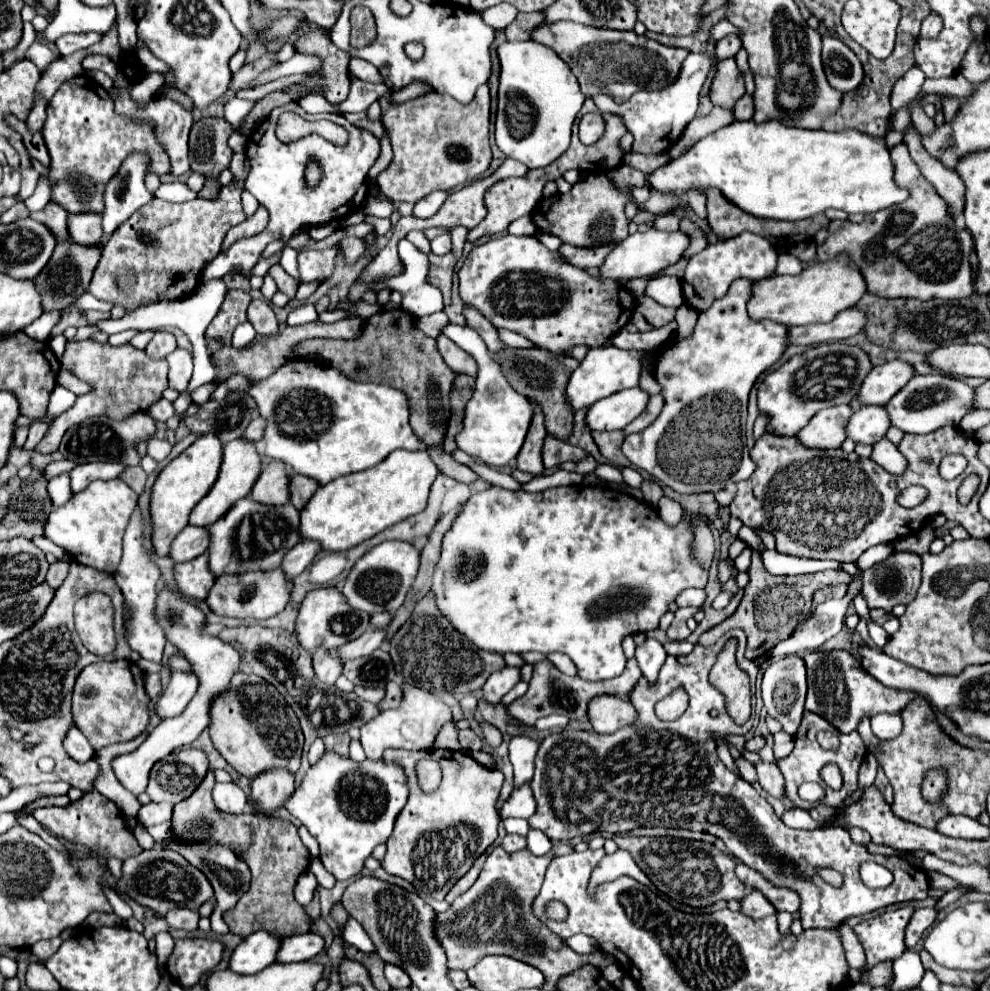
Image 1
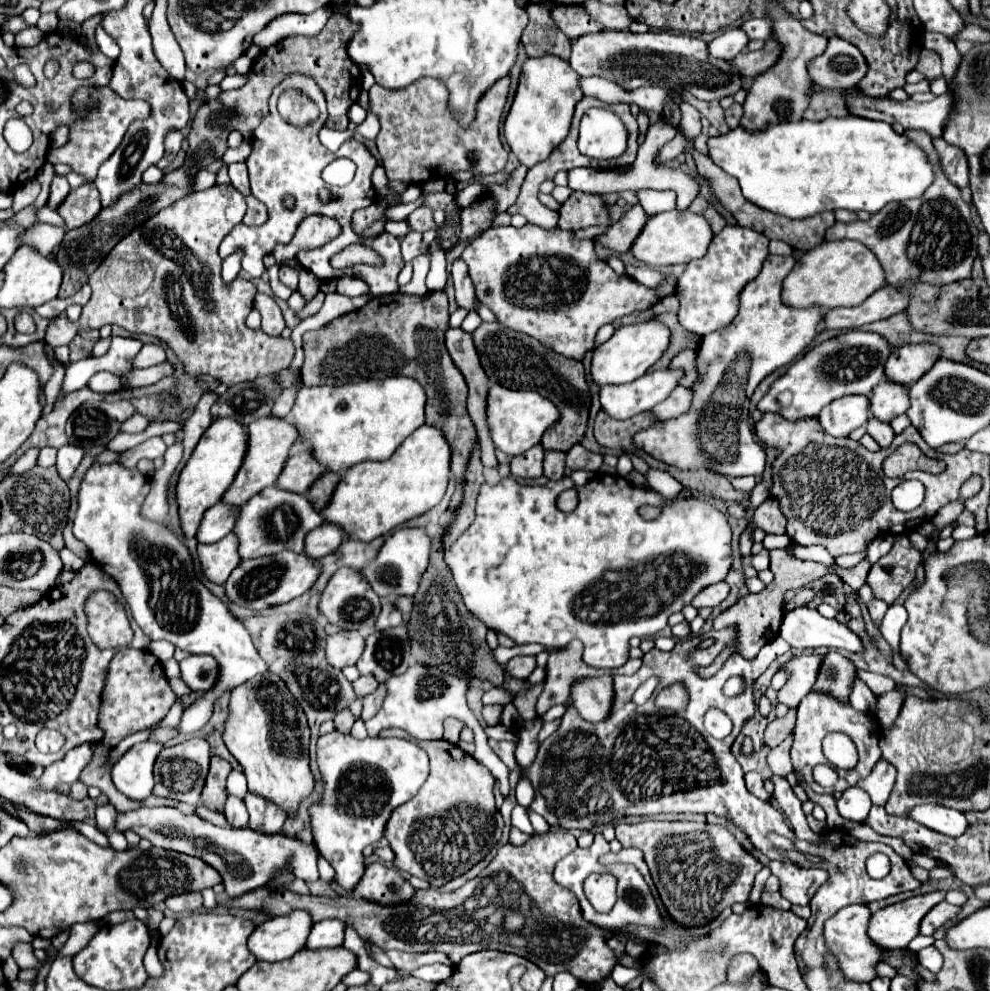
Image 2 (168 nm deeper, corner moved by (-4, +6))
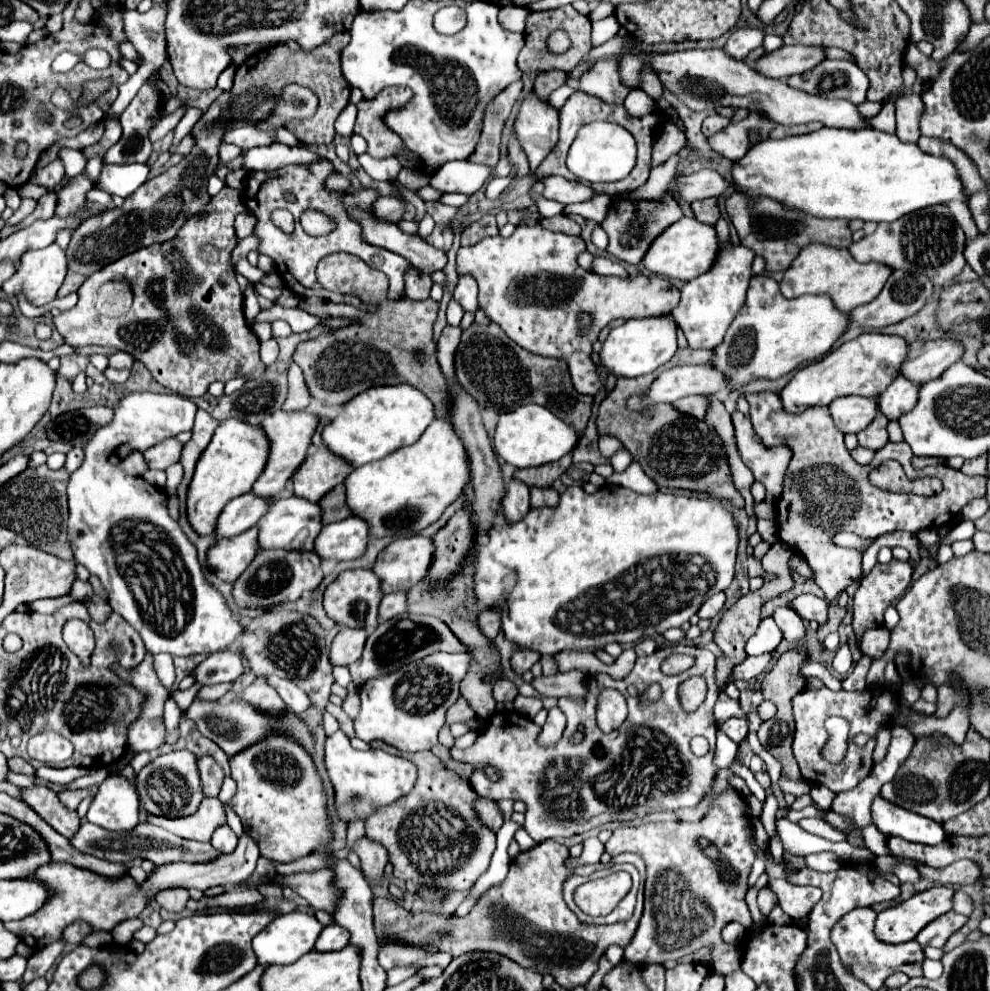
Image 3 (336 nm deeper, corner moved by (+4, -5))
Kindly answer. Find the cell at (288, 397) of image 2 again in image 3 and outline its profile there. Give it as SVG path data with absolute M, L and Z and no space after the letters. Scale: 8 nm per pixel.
M293 363L291 369L289 369L289 395L287 395L287 401L283 405L285 411L301 411L301 409L307 409L309 401L311 401L311 393L305 385L305 379L303 379L303 373L301 369Z

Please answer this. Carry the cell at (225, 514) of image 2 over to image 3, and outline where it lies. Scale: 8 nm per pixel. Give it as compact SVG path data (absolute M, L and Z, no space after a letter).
M249 491L233 501L229 501L219 515L219 525L215 529L217 539L223 537L235 537L237 533L243 533L245 529L251 529L257 525L257 521L269 511L269 497L259 497L257 493Z

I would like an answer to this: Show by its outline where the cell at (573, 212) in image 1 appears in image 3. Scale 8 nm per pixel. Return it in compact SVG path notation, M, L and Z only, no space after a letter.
M555 215L551 219L541 219L539 223L549 231L559 231L559 233L565 233L565 235L579 235L581 233L581 227L565 215Z

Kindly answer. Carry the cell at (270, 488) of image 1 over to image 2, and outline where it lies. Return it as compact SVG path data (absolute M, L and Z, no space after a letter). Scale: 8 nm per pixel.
M301 452L287 458L285 468L281 470L275 486L295 494L307 494L307 486L315 482L321 472L323 468L311 458L311 452Z

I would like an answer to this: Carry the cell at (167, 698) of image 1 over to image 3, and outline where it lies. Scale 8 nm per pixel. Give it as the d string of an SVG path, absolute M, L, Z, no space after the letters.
M219 651L209 655L203 663L195 667L197 683L201 685L215 685L215 683L227 683L235 681L243 675L245 665L239 653L233 651Z

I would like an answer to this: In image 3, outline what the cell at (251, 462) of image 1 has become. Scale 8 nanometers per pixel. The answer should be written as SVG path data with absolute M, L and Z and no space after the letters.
M277 409L275 413L267 415L261 423L263 431L271 439L271 457L265 465L265 471L261 473L259 481L253 485L253 493L259 493L263 497L275 497L279 491L285 489L287 481L293 477L293 473L299 469L299 465L307 457L307 449L311 445L311 437L319 425L319 417L309 411L283 411Z

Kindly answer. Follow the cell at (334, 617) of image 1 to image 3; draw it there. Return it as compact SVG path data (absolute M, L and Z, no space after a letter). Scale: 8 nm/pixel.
M347 569L343 571L327 589L325 589L325 599L323 599L323 607L327 611L327 615L343 625L343 627L363 627L363 629L375 629L377 621L379 621L379 603L383 599L383 591L381 591L381 579L369 571L369 569Z

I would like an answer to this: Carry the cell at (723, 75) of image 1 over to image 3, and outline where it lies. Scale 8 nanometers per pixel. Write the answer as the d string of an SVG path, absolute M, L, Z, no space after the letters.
M789 47L767 53L757 61L757 73L763 73L771 79L787 79L795 73L805 73L819 65L825 59L825 47Z

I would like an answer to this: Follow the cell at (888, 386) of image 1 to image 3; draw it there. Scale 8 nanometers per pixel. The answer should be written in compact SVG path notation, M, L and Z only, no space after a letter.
M935 339L923 341L921 345L913 345L907 361L903 363L901 375L911 377L911 381L927 383L933 377L939 377L945 369L957 363L963 357L965 349L955 339Z

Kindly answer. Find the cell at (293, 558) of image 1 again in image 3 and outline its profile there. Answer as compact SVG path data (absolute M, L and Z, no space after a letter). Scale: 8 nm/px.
M353 515L337 523L329 523L315 539L315 553L321 559L351 561L359 559L369 543L367 521Z

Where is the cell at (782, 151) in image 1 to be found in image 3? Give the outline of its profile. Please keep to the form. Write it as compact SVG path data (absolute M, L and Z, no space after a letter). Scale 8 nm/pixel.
M821 127L819 131L785 137L765 139L757 143L743 159L731 167L731 177L737 187L749 197L771 197L783 201L791 209L803 209L815 217L841 217L841 219L863 219L863 221L897 221L899 217L933 207L947 205L949 201L967 201L967 193L957 175L953 161L947 157L935 157L923 153L915 143L903 143L897 135L875 131L875 129L833 129Z

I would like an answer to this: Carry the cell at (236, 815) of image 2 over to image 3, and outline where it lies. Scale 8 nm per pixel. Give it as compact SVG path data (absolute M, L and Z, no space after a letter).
M221 825L211 839L211 845L219 851L219 853L233 853L237 847L237 835L231 831L229 825Z

